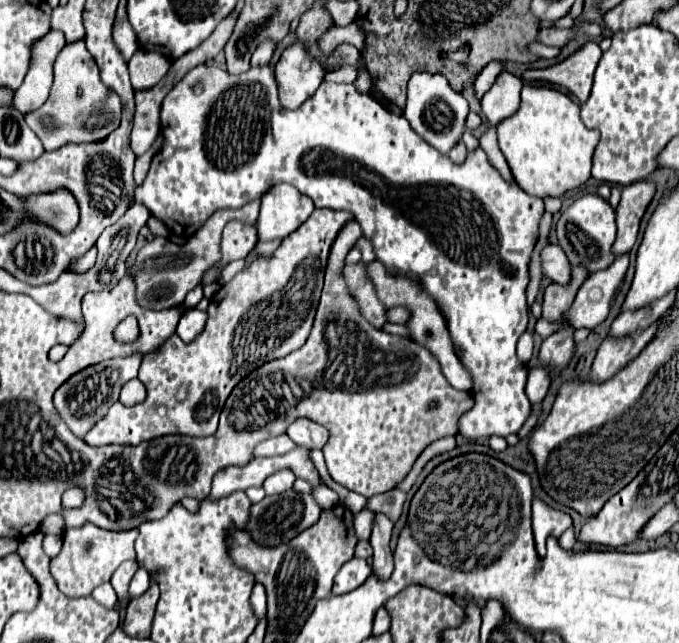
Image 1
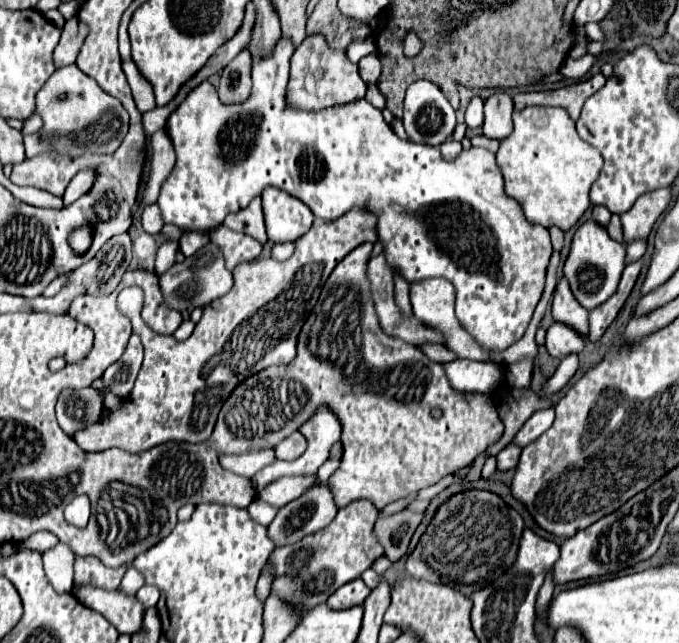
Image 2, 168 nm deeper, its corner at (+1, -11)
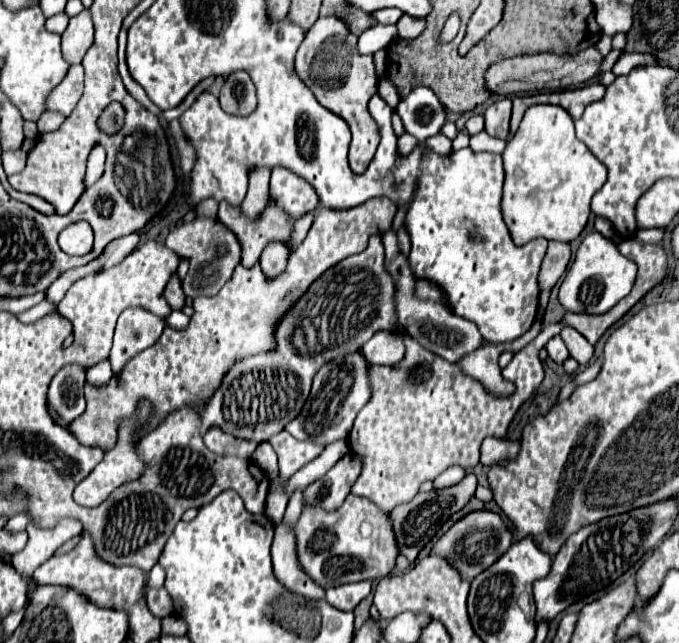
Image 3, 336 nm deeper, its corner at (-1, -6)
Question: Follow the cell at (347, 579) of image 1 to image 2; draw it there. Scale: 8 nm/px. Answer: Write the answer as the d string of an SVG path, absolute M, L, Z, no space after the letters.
M353 579L351 583L339 587L327 601L331 609L349 609L355 605L361 605L365 597L369 595L369 587L363 583L363 579Z

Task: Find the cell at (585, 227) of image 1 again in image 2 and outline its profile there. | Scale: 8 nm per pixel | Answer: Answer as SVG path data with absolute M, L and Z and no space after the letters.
M585 221L571 239L571 249L565 259L565 277L569 279L571 291L575 299L585 309L595 309L597 305L605 303L617 289L617 283L621 279L625 267L625 247L623 243L617 243L609 237L603 225L597 221Z

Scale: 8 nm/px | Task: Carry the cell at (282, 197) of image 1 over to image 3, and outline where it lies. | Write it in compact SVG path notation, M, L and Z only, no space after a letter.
M273 168L271 194L277 206L283 208L293 218L299 218L315 210L319 204L319 196L315 194L315 188L287 168Z

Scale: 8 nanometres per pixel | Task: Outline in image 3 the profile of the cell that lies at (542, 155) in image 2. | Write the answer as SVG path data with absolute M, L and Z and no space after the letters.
M531 106L503 152L503 220L517 246L535 238L571 242L589 220L593 194L605 184L607 168L577 140L571 116L559 106Z

